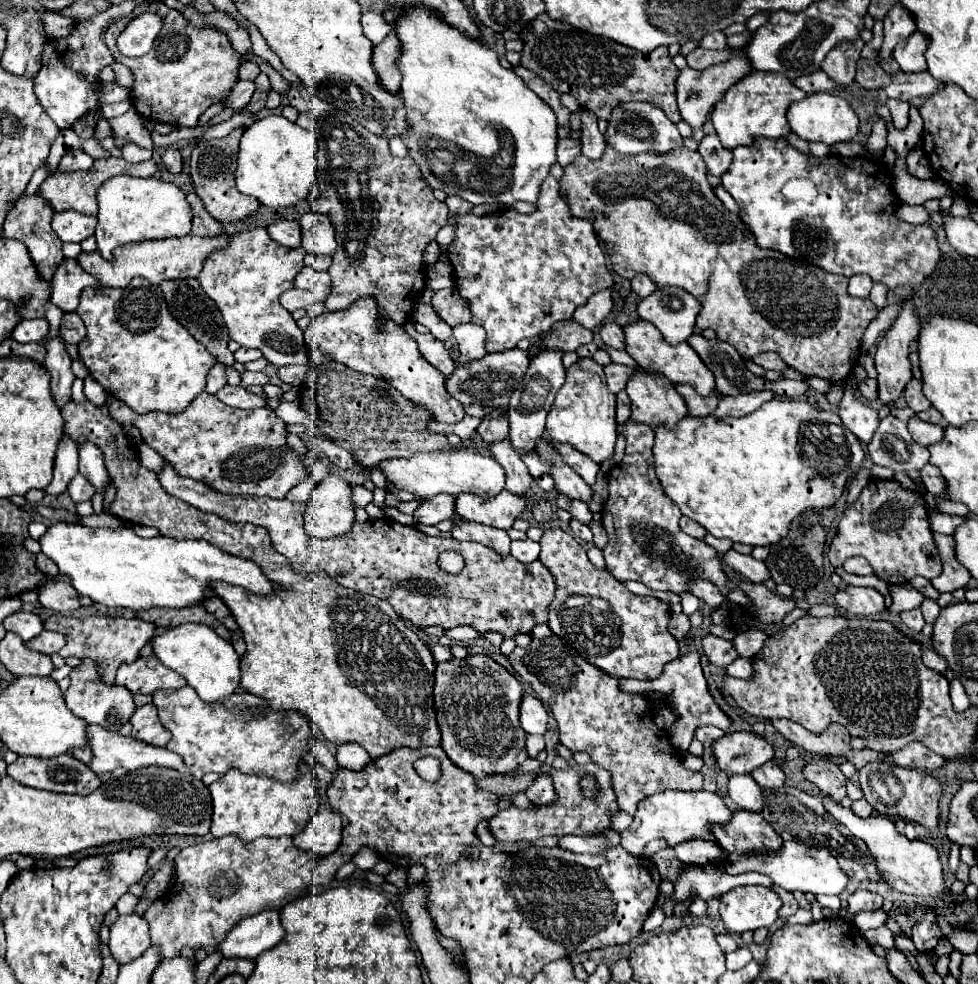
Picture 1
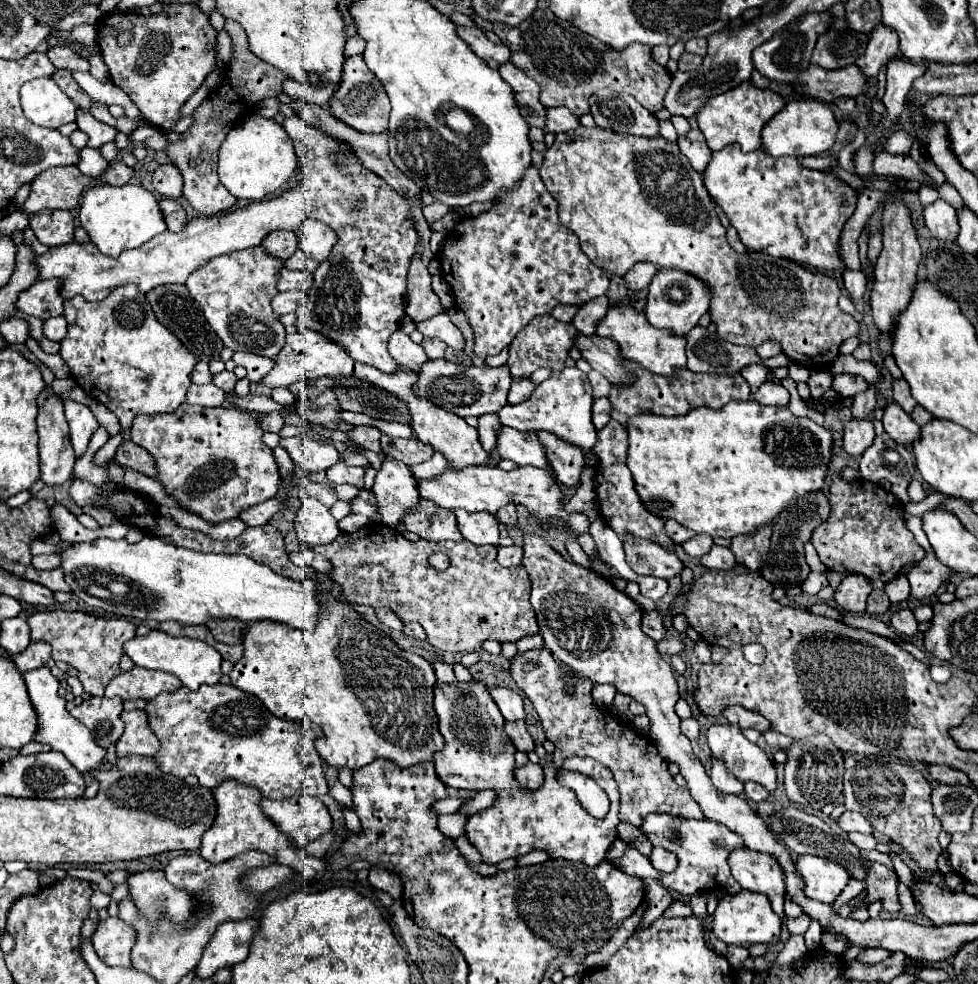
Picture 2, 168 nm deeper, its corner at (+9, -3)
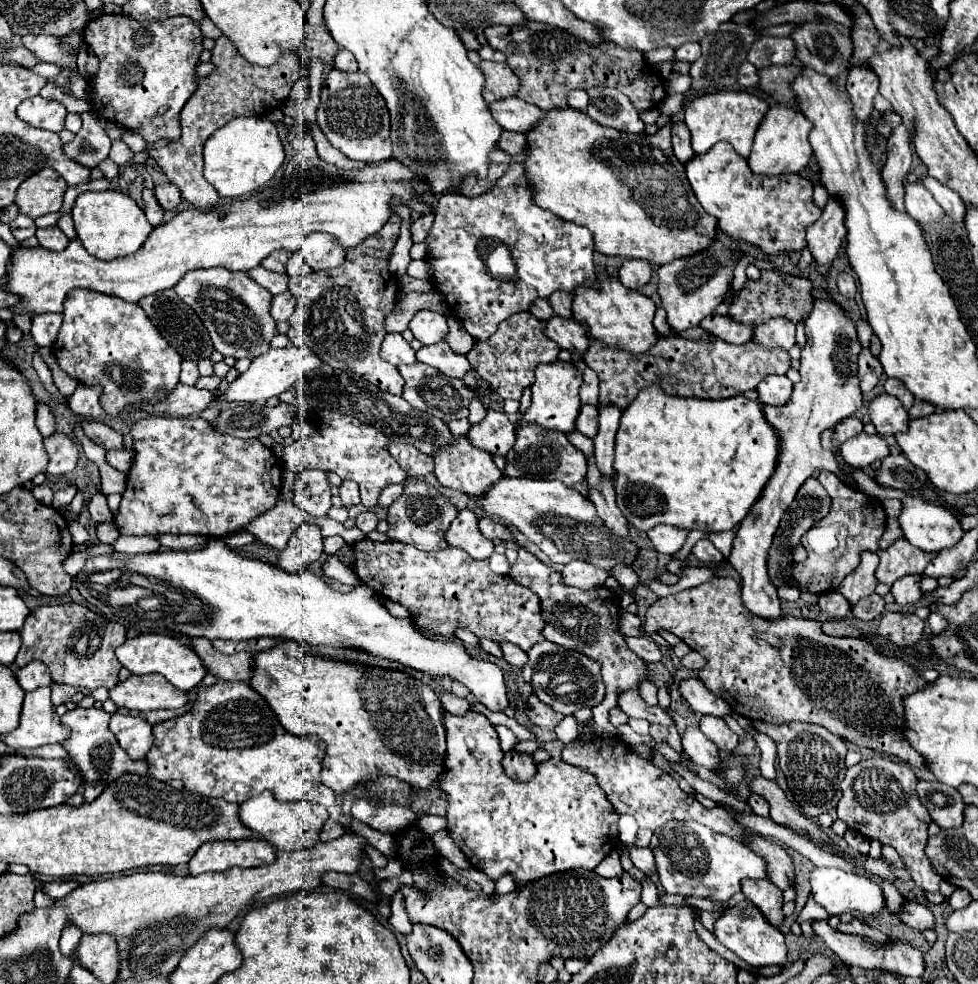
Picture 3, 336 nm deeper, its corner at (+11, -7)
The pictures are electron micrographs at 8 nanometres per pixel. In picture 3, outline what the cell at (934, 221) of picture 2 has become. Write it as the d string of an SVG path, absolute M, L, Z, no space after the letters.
M907 182L905 184L905 210L919 222L937 222L945 216L943 208L937 200L929 194L929 190L921 182Z

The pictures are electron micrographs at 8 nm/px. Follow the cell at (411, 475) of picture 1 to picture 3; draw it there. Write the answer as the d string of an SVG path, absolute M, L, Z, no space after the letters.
M503 476L489 492L475 498L479 508L497 516L513 526L517 526L533 544L537 544L553 564L569 564L571 560L583 560L597 568L609 570L613 566L631 566L639 558L637 544L613 534L601 522L595 506L581 492L549 480L529 480L529 478L507 478Z

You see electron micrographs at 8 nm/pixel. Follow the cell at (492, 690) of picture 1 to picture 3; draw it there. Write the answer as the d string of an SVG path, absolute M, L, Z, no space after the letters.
M467 712L465 718L457 718L457 716L451 716L451 714L445 714L445 730L447 730L447 754L445 754L445 768L447 772L441 774L441 788L447 792L447 802L449 802L449 810L447 810L447 830L449 830L449 836L455 840L455 844L461 848L461 852L467 856L467 860L471 862L473 868L485 872L491 880L499 880L501 876L505 874L511 874L513 880L515 880L515 892L517 890L523 890L527 884L539 880L539 878L545 878L549 874L557 874L557 872L565 872L565 870L575 870L575 868L583 868L583 870L595 870L595 866L609 854L615 850L619 838L619 830L617 830L617 820L619 820L619 814L613 810L613 804L607 800L605 792L599 788L597 780L593 774L587 774L571 764L565 764L561 758L551 758L547 762L538 763L537 778L529 780L529 782L517 782L517 780L511 780L503 766L501 766L501 760L503 760L503 750L499 746L499 738L497 738L497 732L495 728L491 726L491 722L483 716L483 714L477 714L477 712Z

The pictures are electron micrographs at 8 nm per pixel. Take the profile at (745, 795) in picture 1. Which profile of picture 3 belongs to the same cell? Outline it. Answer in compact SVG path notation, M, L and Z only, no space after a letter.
M687 726L685 734L681 736L681 744L683 744L683 750L687 752L687 756L693 762L703 764L709 770L717 768L717 762L719 762L719 758L717 758L717 746L709 738L705 738L705 734L699 728Z

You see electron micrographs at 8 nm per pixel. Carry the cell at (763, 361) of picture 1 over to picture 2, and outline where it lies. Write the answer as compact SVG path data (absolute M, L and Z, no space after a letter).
M763 342L763 344L757 348L757 354L759 354L761 360L769 360L769 358L777 356L779 352L781 352L781 348L779 348L777 342Z

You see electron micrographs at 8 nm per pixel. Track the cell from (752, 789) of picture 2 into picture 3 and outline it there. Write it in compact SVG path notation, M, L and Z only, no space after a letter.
M751 794L751 798L747 800L747 804L751 806L751 810L763 818L769 816L769 804L765 802L765 798L761 798L759 794Z

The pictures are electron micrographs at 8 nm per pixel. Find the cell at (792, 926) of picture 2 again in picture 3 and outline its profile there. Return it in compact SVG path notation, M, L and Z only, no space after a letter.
M809 896L809 900L807 900L807 904L805 904L805 908L799 912L799 918L797 918L797 922L803 922L803 920L825 920L828 919L827 912L821 906L817 906L815 904L815 900L813 900L813 896Z

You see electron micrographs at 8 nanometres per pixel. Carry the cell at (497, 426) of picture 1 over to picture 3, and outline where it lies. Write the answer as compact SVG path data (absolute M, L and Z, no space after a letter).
M467 418L451 420L447 423L447 425L448 425L450 432L456 438L462 435L466 435L469 430L469 426L471 426Z

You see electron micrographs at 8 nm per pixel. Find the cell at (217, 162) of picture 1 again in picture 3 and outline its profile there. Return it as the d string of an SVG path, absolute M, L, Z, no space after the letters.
M221 36L215 42L215 48L211 50L211 64L215 66L215 70L207 78L197 80L197 90L193 92L193 96L187 100L187 104L181 110L181 132L183 132L181 138L177 142L169 144L169 146L149 150L149 156L155 158L155 162L161 166L161 170L165 172L169 182L173 182L181 190L181 196L197 208L211 208L219 202L217 190L213 190L213 186L209 186L209 182L205 182L205 176L203 176L203 144L205 144L205 140L217 128L225 126L231 118L237 118L237 116L267 116L271 110L279 108L283 104L283 100L289 96L293 84L301 78L301 70L303 70L303 66L299 64L297 52L293 52L293 50L287 52L287 54L281 54L281 58L273 66L251 64L237 52L235 46L231 46L229 38L225 38L225 36Z

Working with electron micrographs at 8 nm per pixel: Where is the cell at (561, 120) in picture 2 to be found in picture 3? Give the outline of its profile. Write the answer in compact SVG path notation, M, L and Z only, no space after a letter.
M503 98L501 102L489 104L489 112L493 114L493 120L503 126L503 130L511 132L529 132L545 114L545 110L521 102L519 98Z

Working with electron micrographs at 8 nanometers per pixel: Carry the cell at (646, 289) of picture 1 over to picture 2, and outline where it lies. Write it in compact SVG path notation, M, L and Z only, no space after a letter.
M639 262L623 276L623 280L631 292L639 292L651 284L651 278L655 276L655 272L657 268L651 262Z

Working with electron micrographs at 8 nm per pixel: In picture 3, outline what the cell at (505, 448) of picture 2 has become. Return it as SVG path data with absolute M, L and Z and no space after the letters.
M490 389L480 399L487 409L487 416L481 422L469 426L467 438L479 450L489 450L491 454L505 456L515 444L515 424L509 420L509 416L505 412L495 412L495 410L489 409L491 394Z

